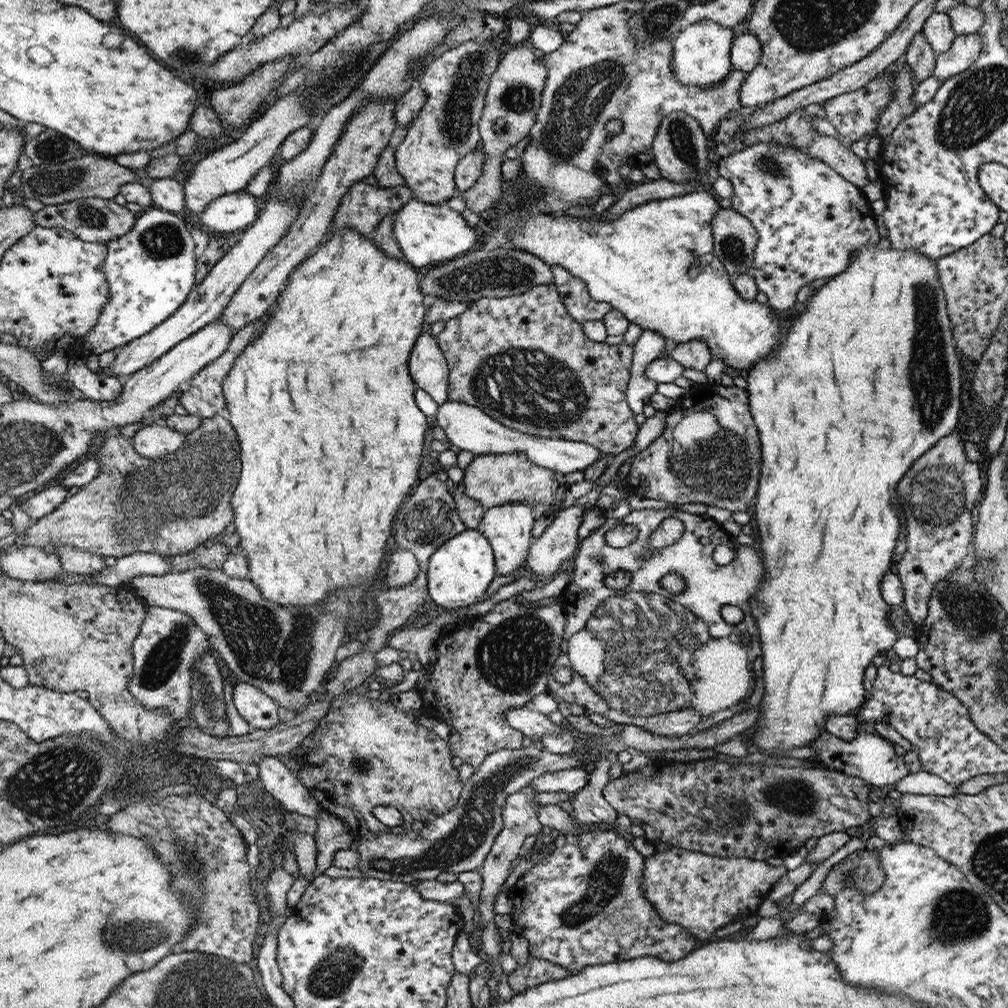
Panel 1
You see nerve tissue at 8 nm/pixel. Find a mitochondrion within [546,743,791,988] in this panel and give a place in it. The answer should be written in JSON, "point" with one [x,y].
{"point":[604,883]}

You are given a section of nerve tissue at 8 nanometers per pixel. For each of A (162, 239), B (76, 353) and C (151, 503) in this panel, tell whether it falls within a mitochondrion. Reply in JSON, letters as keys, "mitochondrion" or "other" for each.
{"A":"mitochondrion","B":"other","C":"mitochondrion"}

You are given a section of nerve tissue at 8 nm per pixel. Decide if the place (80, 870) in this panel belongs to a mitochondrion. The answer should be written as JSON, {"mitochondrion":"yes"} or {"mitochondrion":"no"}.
{"mitochondrion":"no"}

